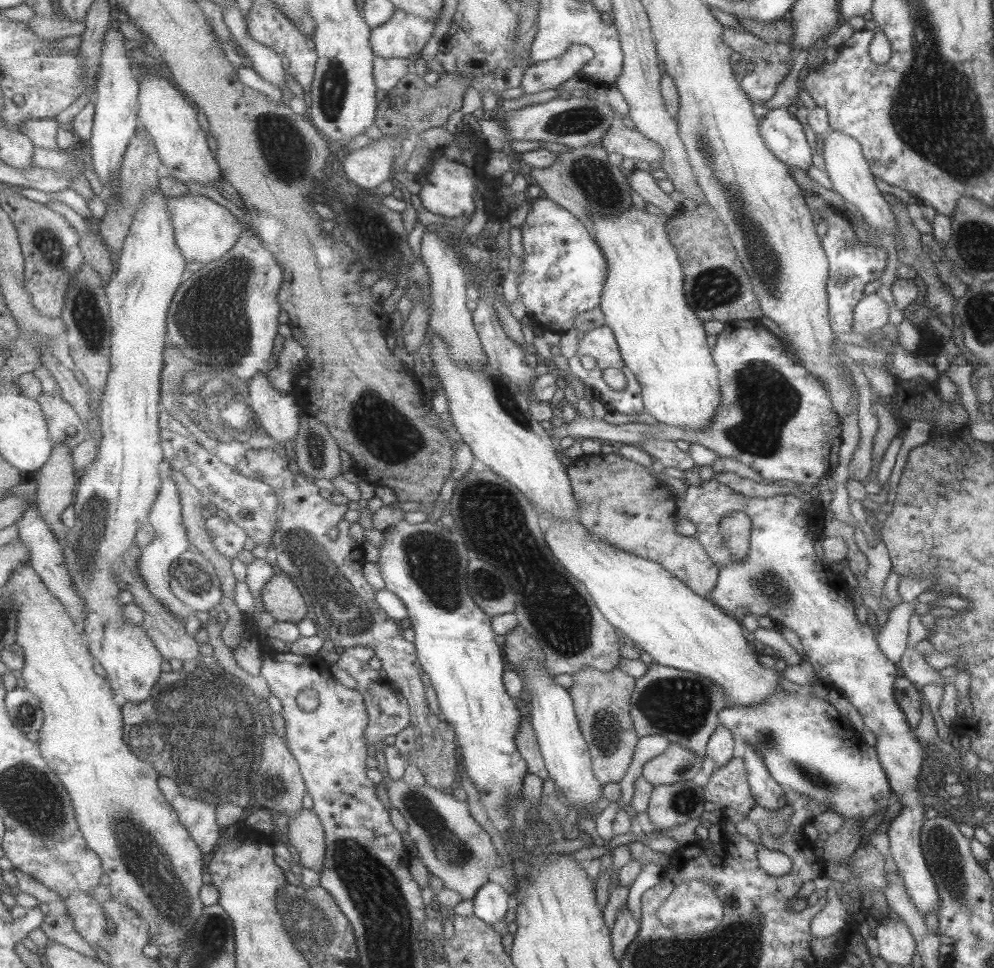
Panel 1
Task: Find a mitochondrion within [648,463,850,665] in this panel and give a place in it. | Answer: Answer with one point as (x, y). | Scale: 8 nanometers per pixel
(770, 586)

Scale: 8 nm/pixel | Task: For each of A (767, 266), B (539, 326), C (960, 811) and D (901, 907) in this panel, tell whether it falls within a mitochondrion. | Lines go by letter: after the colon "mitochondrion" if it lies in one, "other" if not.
A: mitochondrion
B: other
C: mitochondrion
D: other

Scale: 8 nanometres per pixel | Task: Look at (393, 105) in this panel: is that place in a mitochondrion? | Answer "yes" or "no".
no

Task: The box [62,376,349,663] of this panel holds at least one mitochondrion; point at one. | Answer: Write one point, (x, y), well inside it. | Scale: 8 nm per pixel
(95, 512)

